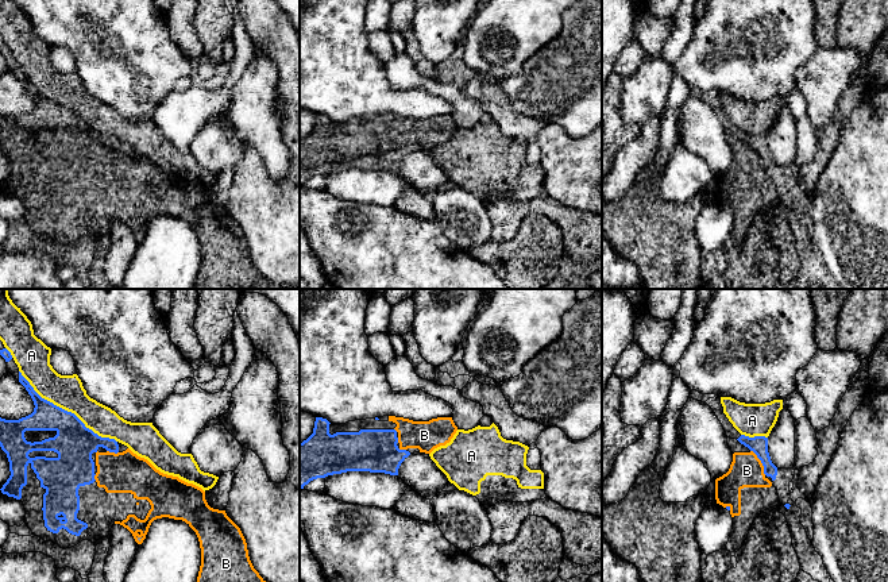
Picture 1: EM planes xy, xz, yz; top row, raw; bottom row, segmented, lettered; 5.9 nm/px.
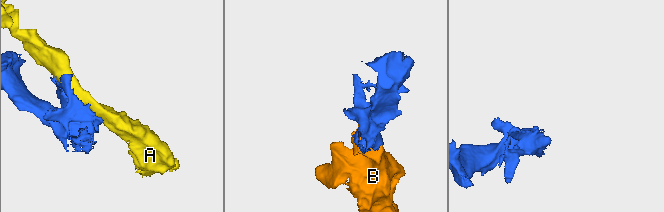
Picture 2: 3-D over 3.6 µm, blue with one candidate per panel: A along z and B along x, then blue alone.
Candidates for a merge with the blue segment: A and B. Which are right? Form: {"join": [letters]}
{"join": ["B"]}

